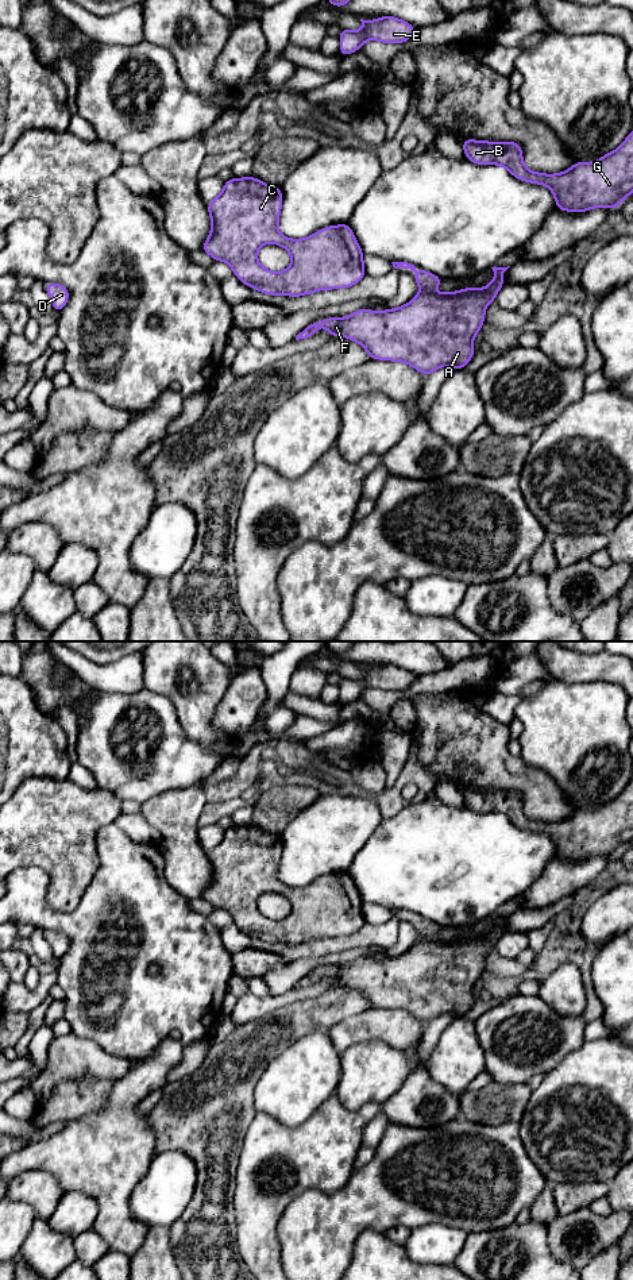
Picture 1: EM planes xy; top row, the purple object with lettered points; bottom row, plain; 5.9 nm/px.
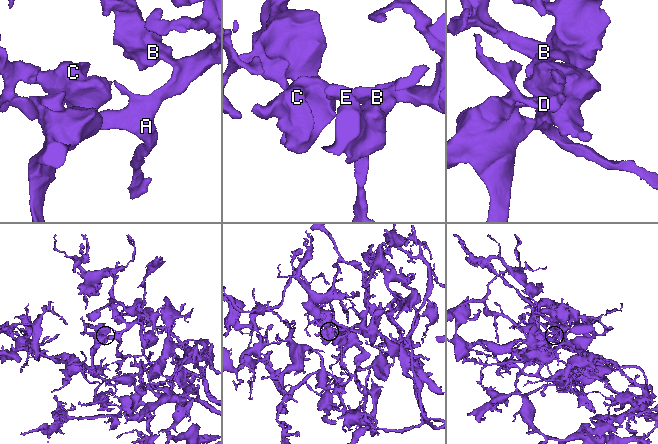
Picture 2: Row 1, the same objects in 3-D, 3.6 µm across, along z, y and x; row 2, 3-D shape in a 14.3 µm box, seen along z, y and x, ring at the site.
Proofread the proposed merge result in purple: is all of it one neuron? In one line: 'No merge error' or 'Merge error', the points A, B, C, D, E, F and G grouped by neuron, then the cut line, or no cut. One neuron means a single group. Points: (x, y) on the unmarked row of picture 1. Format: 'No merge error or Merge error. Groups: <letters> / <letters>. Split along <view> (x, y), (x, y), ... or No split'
No merge error. Groups: A B C D E F G. No split

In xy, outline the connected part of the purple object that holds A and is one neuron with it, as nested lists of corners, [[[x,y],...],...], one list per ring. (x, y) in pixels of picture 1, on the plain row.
[[[391,910],[394,917],[410,917],[420,934],[420,941],[404,955],[382,960],[362,956],[348,965],[329,965],[314,969],[301,979],[296,988],[314,983],[321,974],[331,980],[331,986],[346,984],[363,994],[371,1007],[405,1010],[428,1023],[437,1017],[449,1013],[455,1018],[464,1014],[474,1006],[472,990],[485,971],[485,959],[491,952],[503,933],[503,921],[510,915],[491,915],[495,926],[485,936],[466,936],[453,941],[435,941],[433,937],[443,930],[443,926],[426,919],[417,919],[414,913],[408,910]]]

